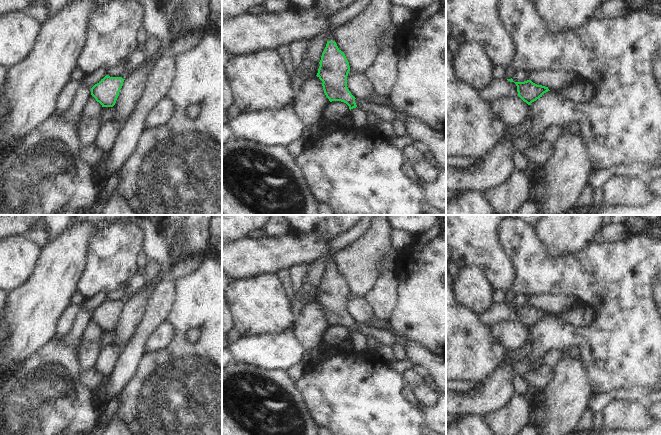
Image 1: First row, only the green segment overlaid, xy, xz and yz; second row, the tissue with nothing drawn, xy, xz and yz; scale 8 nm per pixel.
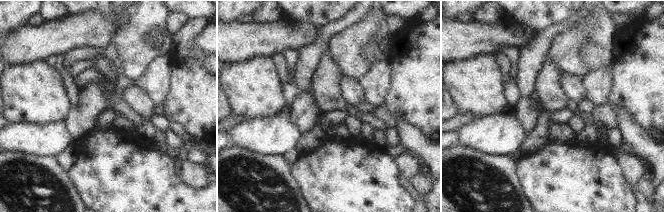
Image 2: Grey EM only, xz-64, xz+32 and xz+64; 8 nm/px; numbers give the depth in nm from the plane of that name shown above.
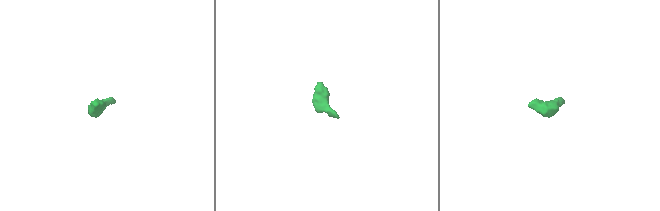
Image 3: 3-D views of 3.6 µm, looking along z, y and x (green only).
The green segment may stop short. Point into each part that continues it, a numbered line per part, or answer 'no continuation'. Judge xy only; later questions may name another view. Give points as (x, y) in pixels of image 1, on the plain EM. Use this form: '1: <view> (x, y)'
no continuation

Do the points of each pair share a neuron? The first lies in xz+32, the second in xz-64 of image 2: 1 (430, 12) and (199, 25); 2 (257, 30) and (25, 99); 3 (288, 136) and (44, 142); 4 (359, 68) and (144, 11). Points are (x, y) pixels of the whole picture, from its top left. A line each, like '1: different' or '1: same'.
1: same
2: different
3: same
4: same

